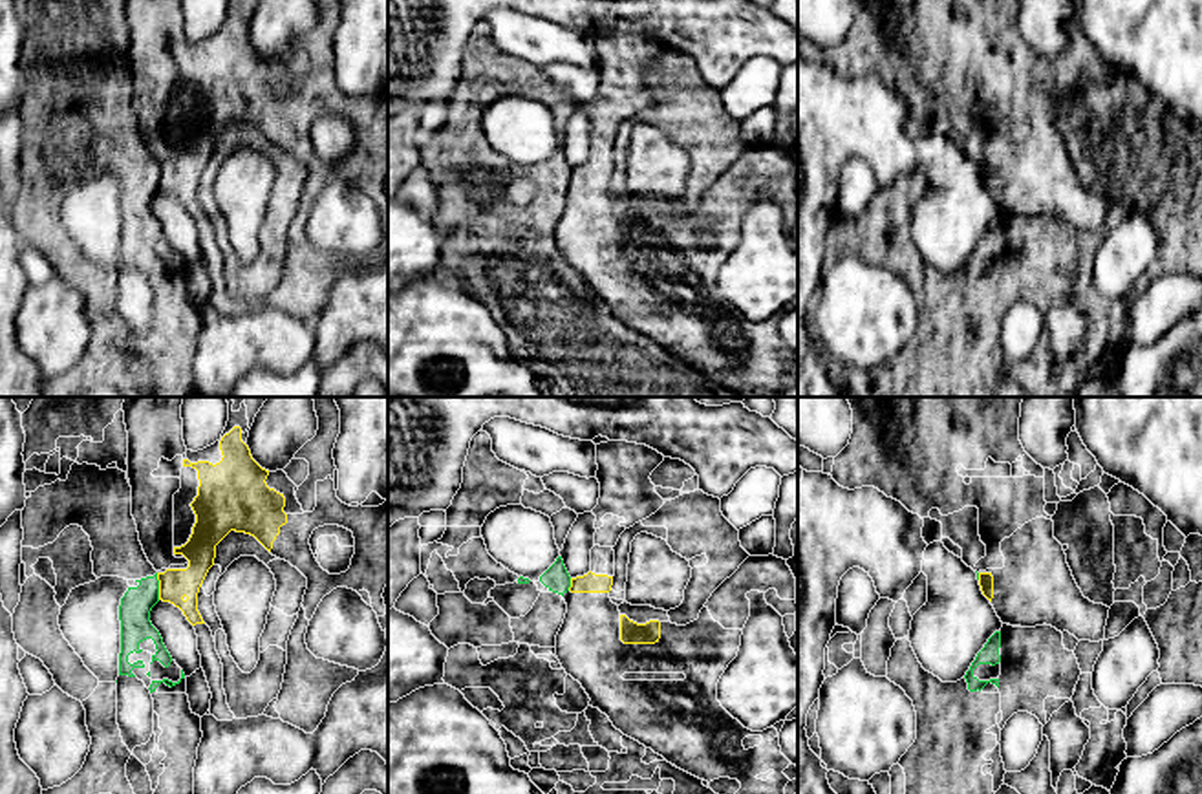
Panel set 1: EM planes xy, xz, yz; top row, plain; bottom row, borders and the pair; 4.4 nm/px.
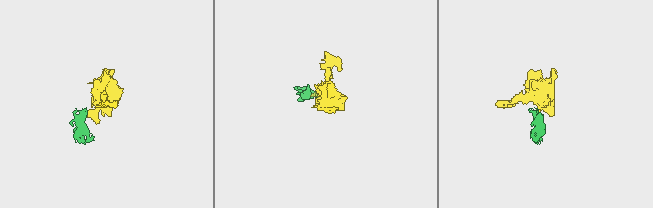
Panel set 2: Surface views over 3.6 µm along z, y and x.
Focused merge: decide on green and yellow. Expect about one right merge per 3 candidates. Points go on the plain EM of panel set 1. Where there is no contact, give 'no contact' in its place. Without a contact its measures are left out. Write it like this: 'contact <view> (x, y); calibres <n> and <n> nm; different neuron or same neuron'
contact xy (158, 176); calibres 140 and 140 nm; different neuron

